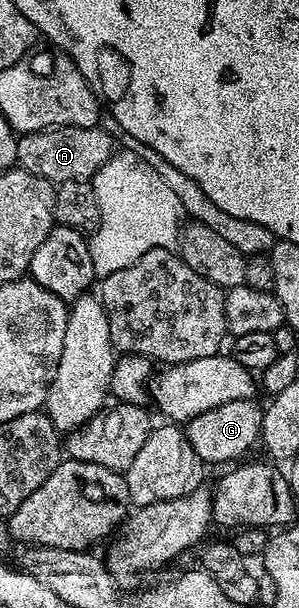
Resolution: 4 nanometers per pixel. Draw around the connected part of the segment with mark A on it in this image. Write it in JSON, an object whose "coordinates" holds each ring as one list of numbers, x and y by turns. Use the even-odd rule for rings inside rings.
{"coordinates":[[55,126,53,130,37,130,19,137,17,165,55,184,68,180,90,180,94,173,109,161,115,150,113,140,98,126]]}

